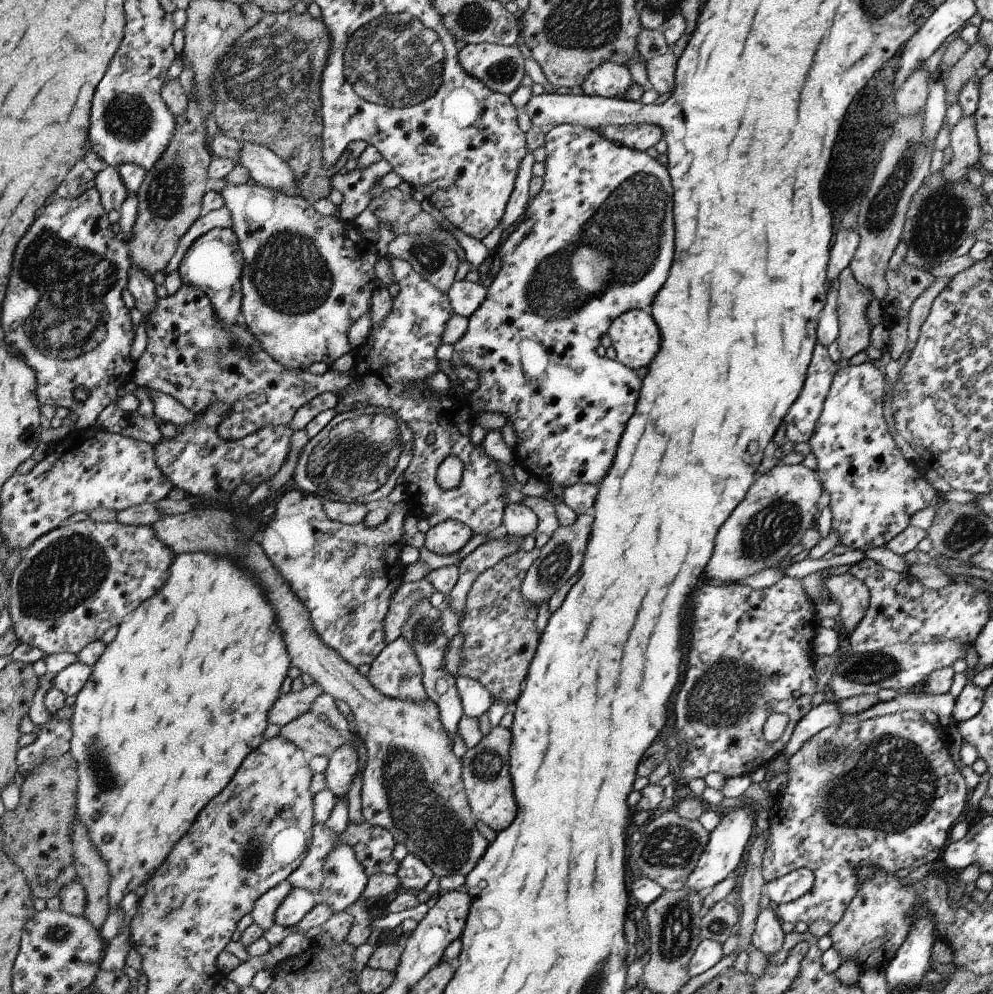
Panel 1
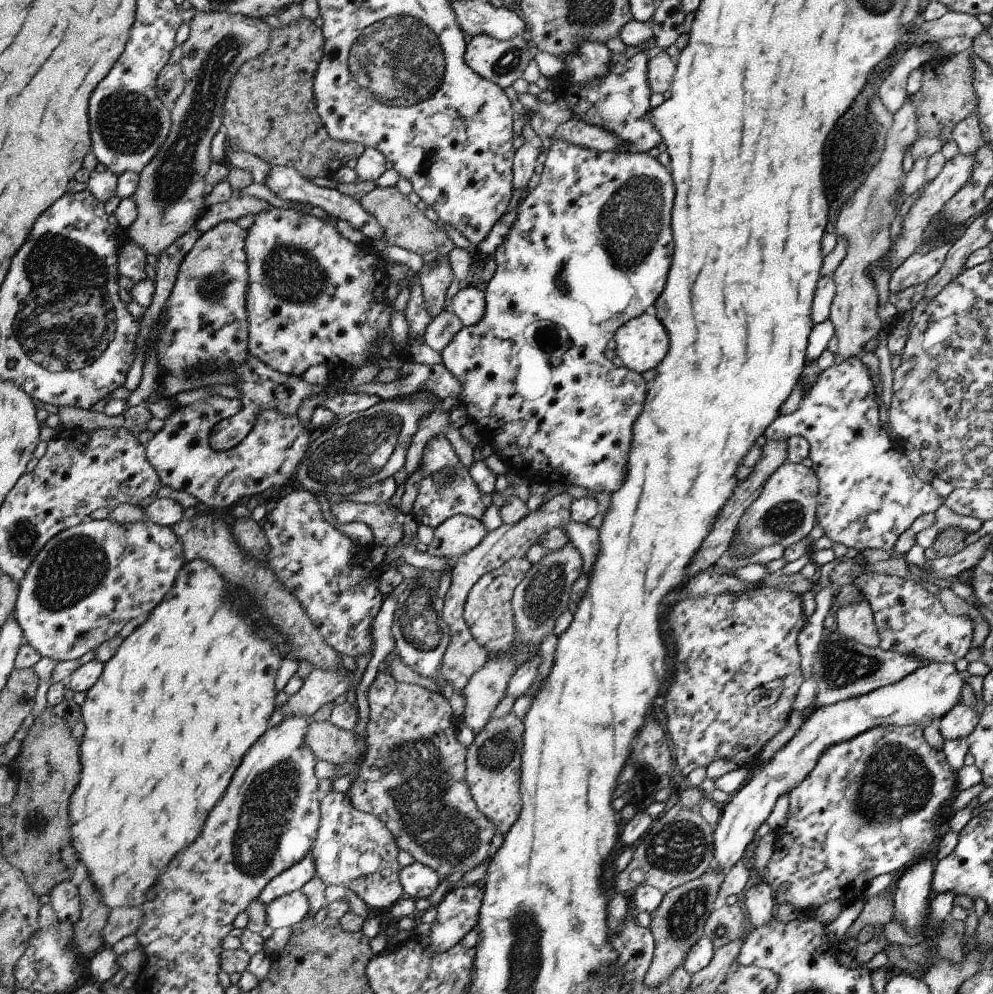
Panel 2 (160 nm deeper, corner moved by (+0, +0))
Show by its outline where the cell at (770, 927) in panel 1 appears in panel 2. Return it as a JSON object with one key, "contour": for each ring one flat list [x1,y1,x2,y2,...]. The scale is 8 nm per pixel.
{"contour":[[767,883,752,886,740,903,745,907,747,919,755,928,770,924,776,916,776,894]]}

